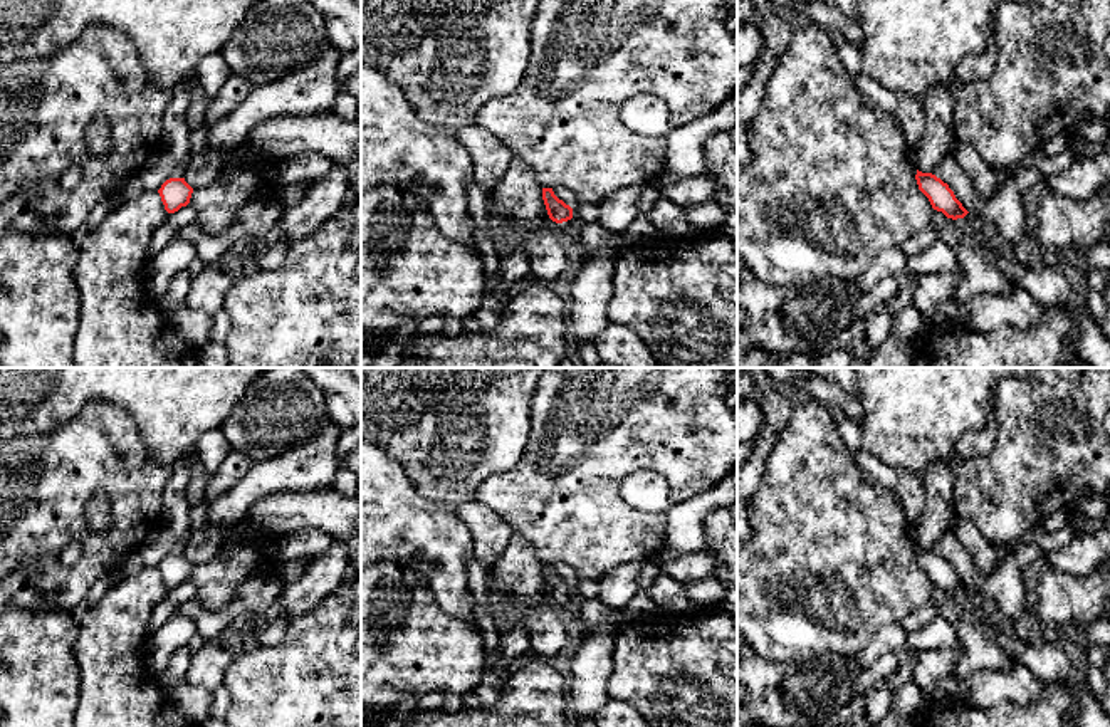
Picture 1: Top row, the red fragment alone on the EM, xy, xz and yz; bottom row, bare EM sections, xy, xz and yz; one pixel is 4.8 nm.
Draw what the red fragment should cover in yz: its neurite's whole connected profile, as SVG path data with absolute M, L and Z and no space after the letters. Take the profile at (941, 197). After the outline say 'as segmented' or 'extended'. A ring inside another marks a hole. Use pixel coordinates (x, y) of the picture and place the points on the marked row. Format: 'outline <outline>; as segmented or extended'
outline M917 170L915 175L919 190L929 198L934 210L942 212L947 218L964 218L969 212L956 198L954 191L932 173L922 173Z; as segmented

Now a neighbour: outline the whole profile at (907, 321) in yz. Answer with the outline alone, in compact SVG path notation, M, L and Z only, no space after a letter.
M903 307L893 317L892 332L897 337L914 339L919 334L924 317L912 307Z

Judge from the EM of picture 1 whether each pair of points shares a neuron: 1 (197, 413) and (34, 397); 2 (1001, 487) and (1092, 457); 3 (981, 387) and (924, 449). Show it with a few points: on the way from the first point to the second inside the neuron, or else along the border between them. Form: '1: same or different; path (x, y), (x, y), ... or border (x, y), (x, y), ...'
1: same; path (157, 385), (74, 385)
2: same; path (1023, 477), (1045, 457), (1070, 457)
3: same; path (966, 402), (934, 434)

